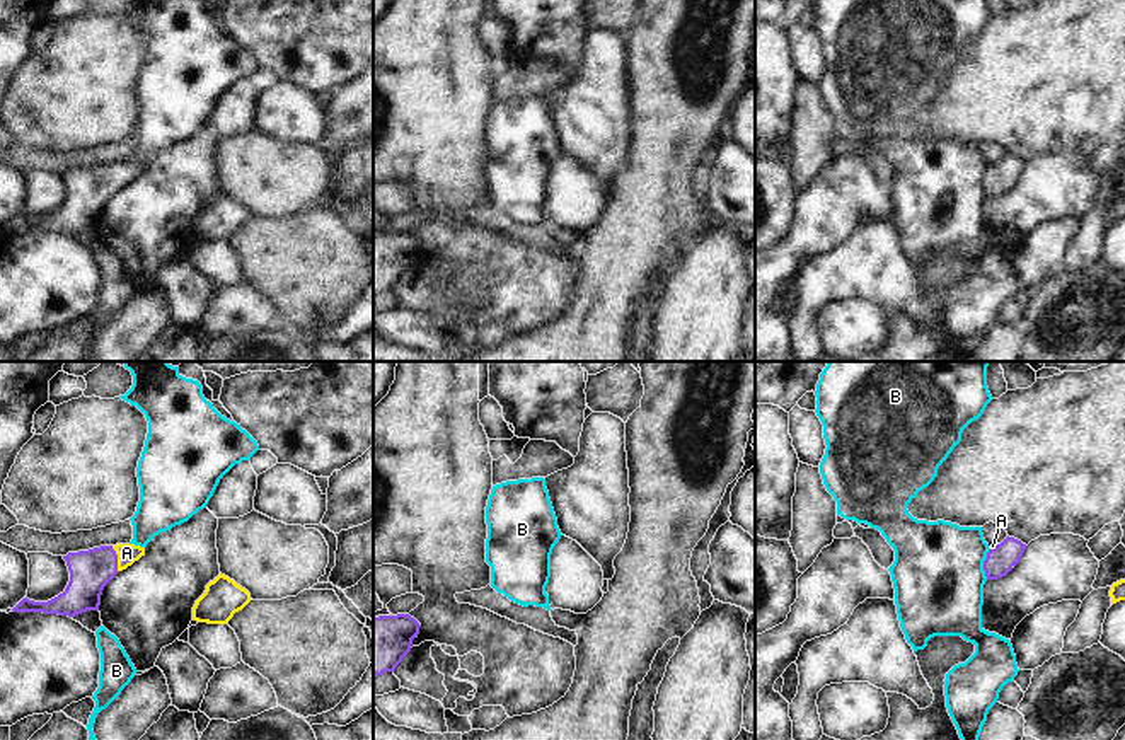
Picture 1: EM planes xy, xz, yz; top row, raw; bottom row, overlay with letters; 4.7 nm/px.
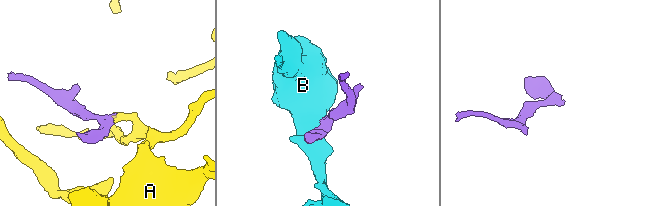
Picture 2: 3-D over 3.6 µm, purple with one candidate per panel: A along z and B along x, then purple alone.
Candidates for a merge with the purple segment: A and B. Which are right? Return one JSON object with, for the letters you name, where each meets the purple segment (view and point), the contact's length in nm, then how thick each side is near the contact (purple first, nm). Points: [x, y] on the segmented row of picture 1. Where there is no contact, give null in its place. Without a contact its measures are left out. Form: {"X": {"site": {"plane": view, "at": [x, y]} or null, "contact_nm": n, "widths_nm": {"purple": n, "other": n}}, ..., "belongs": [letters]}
{"A": {"site": {"plane": "xy", "at": [116, 560]}, "contact_nm": 130, "widths_nm": {"purple": 190, "other": 100}}, "belongs": ["A"]}

